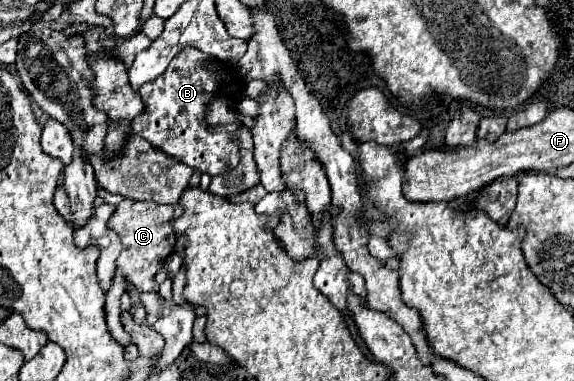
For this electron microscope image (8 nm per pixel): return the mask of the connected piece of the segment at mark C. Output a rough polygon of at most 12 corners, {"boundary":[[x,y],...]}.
{"boundary":[[123,201],[111,221],[117,269],[137,291],[159,291],[175,247],[179,203]]}

